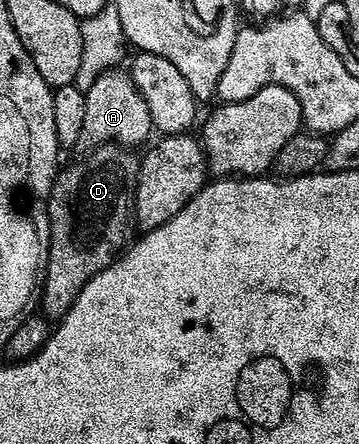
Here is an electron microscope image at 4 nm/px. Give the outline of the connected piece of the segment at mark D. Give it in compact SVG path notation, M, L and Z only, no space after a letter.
M102 144L83 160L70 164L57 173L50 196L46 199L46 213L50 219L50 248L46 252L44 275L40 280L41 315L57 322L70 309L72 302L88 286L90 279L100 270L117 260L131 239L130 227L135 227L134 195L138 181L139 157L133 156L129 147L120 144Z

